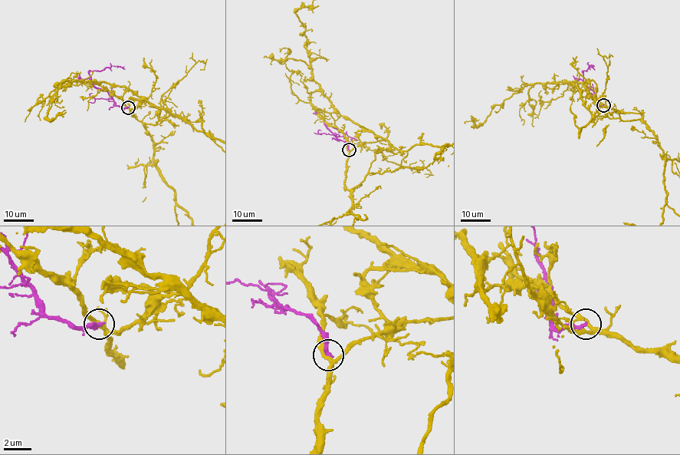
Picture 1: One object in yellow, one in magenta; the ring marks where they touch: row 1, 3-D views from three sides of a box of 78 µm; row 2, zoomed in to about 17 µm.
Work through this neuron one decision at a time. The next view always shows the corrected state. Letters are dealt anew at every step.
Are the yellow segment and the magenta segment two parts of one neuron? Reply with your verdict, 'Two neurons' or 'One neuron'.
Two neurons

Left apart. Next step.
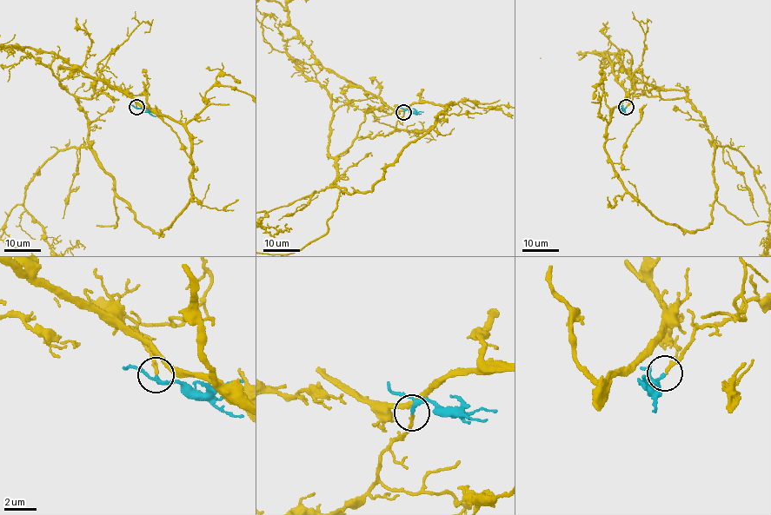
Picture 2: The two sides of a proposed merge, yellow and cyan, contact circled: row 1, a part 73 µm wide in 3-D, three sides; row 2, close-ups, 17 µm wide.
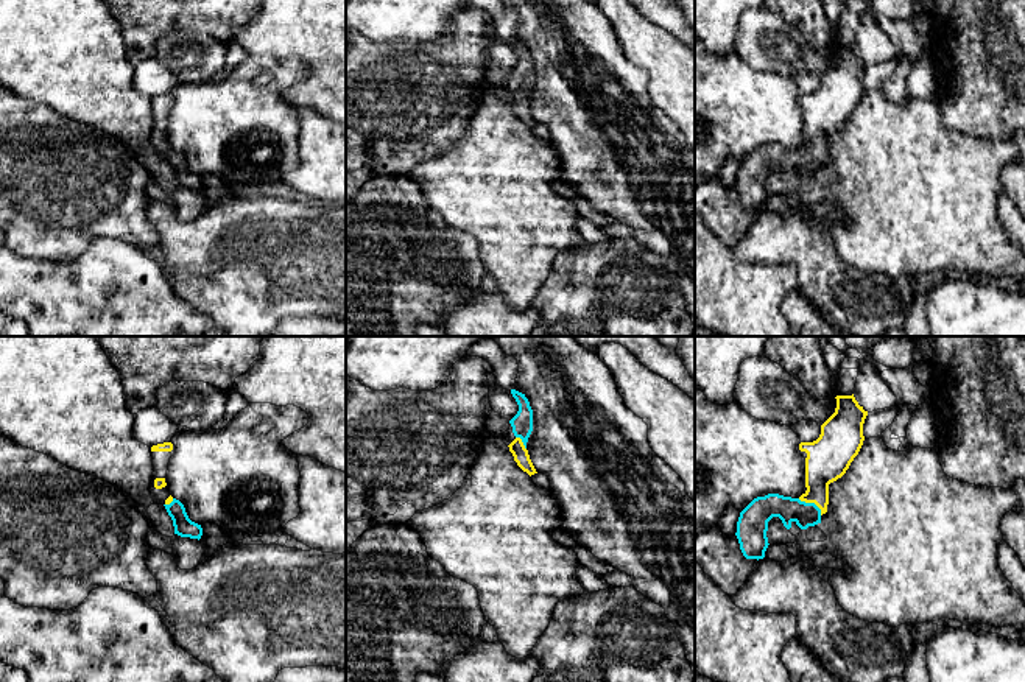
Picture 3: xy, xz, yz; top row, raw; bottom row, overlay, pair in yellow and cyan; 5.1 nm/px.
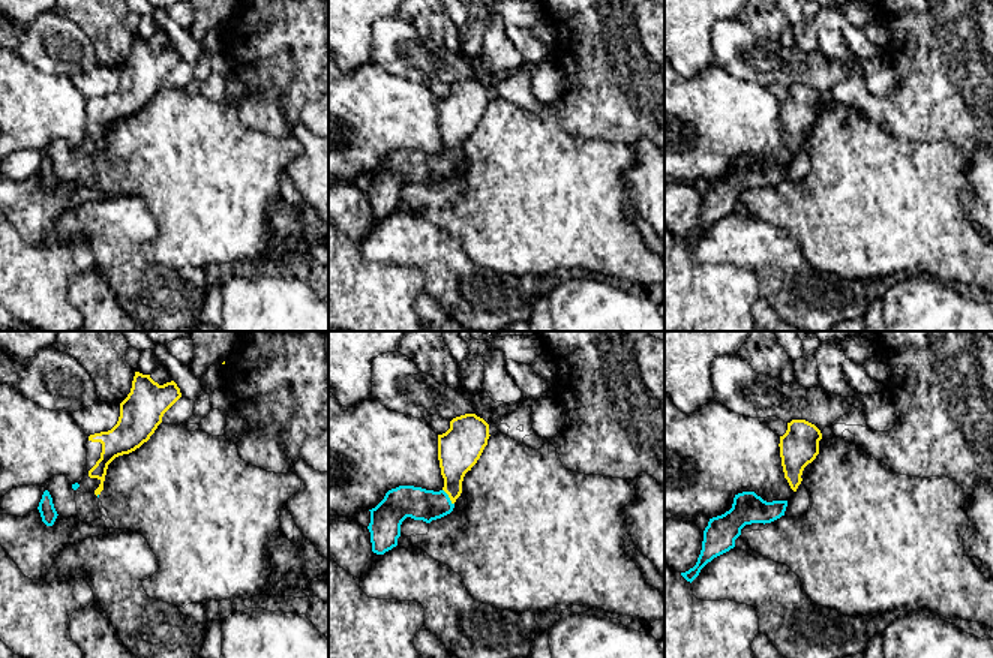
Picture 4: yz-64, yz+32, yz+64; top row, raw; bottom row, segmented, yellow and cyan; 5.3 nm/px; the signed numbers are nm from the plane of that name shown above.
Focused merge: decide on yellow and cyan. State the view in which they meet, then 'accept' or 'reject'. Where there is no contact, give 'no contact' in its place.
contact in yz; accept

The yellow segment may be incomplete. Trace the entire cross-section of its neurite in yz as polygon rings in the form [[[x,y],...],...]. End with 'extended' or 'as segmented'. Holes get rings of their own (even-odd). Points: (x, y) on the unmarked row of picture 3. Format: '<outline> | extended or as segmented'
[[[837,47],[835,64],[821,76],[821,86],[813,93],[801,93],[799,101],[807,104],[805,109],[805,139],[799,149],[768,145],[754,149],[741,163],[737,173],[737,190],[746,210],[763,210],[768,199],[768,173],[779,168],[787,181],[794,173],[801,181],[821,174],[821,167],[827,163],[829,135],[841,129],[858,106],[865,87],[863,75],[868,62],[858,56],[852,47]]] | extended

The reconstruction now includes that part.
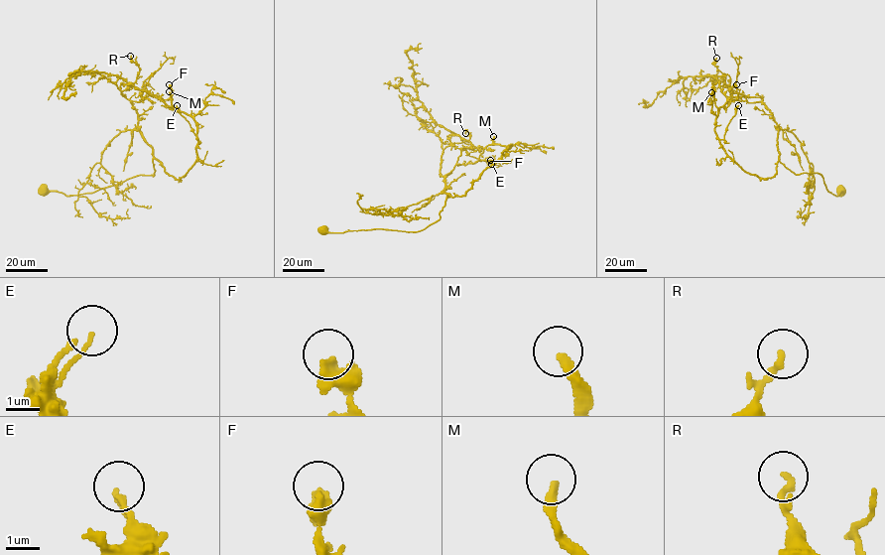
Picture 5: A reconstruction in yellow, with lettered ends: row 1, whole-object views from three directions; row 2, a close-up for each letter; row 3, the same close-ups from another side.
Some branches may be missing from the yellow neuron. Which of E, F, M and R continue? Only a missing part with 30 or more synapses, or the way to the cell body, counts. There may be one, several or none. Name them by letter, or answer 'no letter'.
M

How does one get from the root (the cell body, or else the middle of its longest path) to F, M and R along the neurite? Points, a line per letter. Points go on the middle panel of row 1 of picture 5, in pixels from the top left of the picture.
F: (322, 230), (424, 229), (439, 218), (449, 196), (442, 191), (445, 175), (457, 164), (490, 160)
M: (322, 230), (424, 229), (440, 218), (446, 196), (464, 196), (479, 174), (512, 145), (494, 145), (493, 136)
R: (322, 230), (417, 231), (436, 222), (449, 195), (442, 191), (442, 155), (469, 139), (465, 133)

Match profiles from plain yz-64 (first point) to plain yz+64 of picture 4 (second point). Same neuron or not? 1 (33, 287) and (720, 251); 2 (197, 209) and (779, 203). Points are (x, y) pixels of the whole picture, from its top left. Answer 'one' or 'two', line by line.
1: two
2: one

